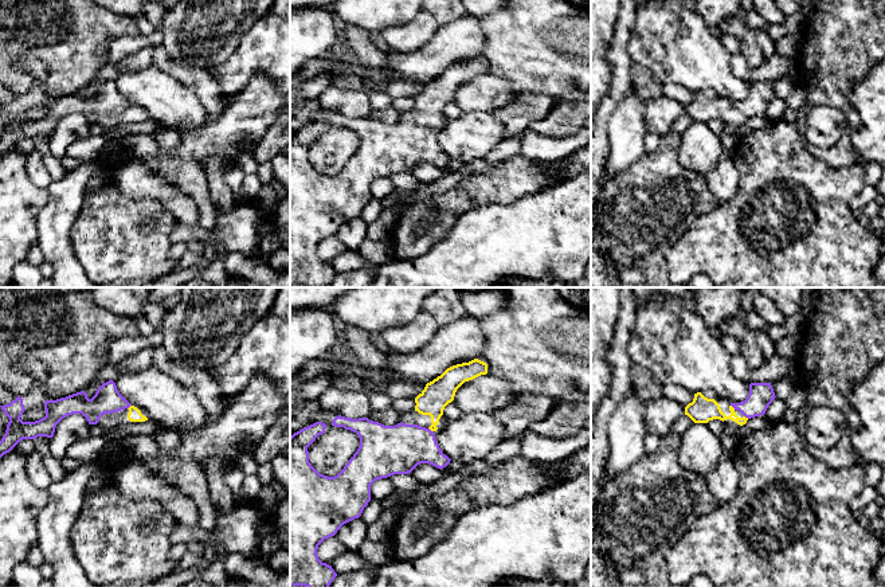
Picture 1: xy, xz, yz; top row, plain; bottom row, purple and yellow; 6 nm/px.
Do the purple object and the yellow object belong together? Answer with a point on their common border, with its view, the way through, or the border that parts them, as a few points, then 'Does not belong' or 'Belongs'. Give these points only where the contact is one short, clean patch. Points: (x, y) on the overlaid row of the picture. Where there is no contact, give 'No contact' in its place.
Touches purple at yz (733, 407). Path across: yz (760, 395), (750, 406), (733, 407), (728, 417), (701, 410). Belongs

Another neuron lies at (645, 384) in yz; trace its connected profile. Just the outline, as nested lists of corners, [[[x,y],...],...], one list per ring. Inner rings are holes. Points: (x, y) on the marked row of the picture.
[[[638,364],[631,365],[633,390],[642,400],[657,399],[662,396],[662,383],[653,373]]]

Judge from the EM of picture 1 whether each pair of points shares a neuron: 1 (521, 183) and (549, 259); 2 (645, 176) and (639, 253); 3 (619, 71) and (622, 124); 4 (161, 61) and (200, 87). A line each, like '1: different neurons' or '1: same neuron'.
1: different neurons
2: same neuron
3: different neurons
4: same neuron

